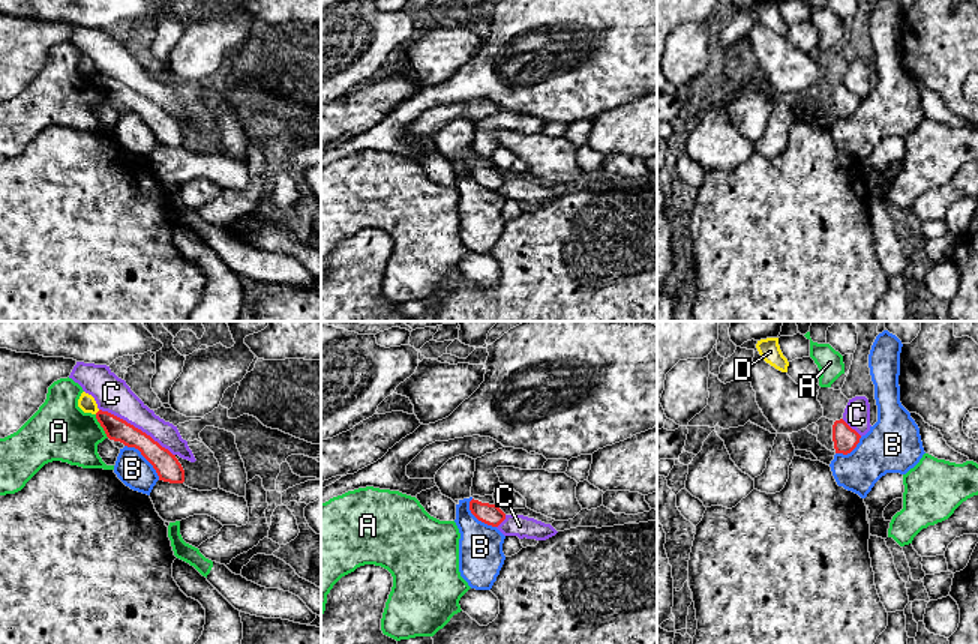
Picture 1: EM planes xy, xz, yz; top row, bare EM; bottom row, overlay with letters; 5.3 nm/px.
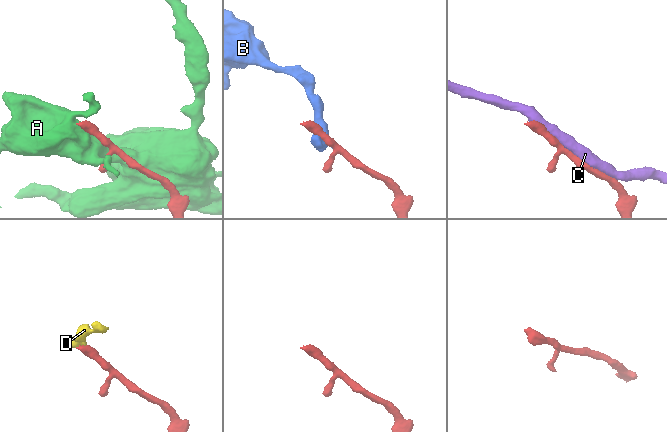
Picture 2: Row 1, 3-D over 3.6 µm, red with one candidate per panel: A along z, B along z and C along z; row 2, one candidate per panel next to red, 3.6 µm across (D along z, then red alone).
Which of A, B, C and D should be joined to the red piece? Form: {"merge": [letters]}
{"merge": []}

